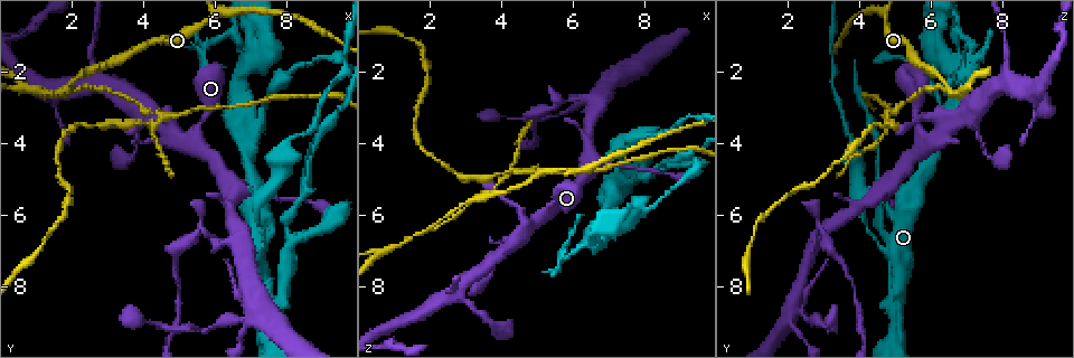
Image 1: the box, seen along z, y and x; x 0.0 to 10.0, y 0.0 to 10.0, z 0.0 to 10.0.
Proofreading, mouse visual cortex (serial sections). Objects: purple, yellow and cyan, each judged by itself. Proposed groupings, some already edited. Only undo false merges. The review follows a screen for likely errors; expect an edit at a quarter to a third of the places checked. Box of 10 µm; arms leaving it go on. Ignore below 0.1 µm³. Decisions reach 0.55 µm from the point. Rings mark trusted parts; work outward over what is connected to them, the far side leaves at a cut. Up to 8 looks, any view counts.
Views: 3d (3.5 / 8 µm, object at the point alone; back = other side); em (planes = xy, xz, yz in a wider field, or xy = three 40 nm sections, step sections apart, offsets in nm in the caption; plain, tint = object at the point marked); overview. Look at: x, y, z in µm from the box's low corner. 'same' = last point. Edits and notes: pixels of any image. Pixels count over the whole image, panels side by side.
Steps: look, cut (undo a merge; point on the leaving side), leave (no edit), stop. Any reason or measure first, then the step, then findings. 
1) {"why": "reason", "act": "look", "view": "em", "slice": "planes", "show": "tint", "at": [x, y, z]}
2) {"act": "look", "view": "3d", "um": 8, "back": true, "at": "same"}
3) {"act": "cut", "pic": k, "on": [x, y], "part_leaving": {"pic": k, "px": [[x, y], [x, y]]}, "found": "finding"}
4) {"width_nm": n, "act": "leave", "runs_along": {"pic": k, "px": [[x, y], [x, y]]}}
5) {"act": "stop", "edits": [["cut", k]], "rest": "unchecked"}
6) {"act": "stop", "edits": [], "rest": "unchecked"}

{"why": "thick turns thin", "act": "look", "view": "3d", "um": 3.5, "at": [8.20, 3.80, 3.80]}

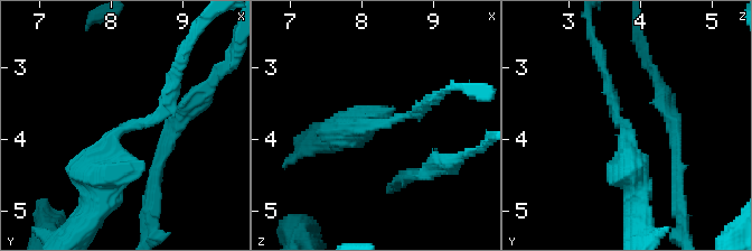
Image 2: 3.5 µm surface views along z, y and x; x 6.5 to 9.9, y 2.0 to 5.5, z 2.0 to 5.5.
{"why": "now the EM", "act": "look", "view": "em", "slice": "xy", "step": 1, "show": "tint", "at": [8.20, 3.85, 3.80]}

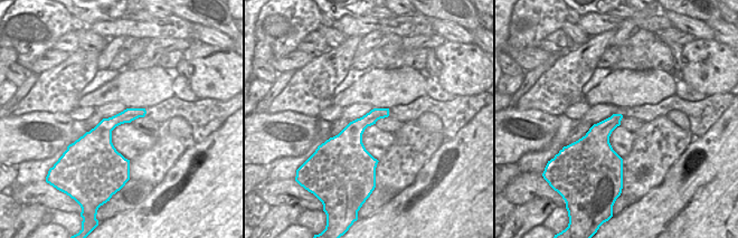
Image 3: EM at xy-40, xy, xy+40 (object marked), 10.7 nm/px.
{"act": "leave", "runs_along": {"pic": 2, "px": [[100, 195], [110, 140], [154, 119], [176, 85]]}, "found": "all the same cell"}

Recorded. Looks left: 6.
{"why": "thick turns thin", "act": "look", "view": "3d", "um": 3.5, "at": [5.70, 6.50, 2.80]}

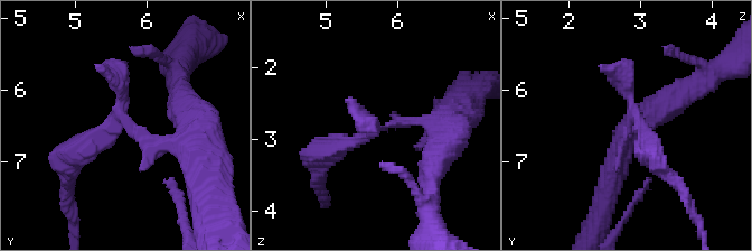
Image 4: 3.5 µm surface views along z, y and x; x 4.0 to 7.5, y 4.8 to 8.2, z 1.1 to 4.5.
{"act": "look", "view": "em", "slice": "xy", "step": 5, "show": "tint", "at": [5.75, 6.50, 2.80]}

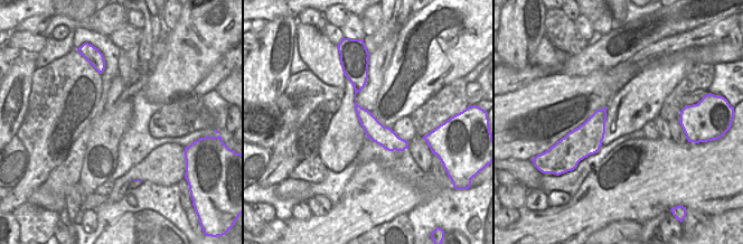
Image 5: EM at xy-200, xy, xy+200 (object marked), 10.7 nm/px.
{"act": "cut", "pic": 4, "on": [122, 123], "part_leaving": {"pic": 4, "px": [[151, 142], [114, 119], [73, 164]]}, "found": "two cells meet here"}

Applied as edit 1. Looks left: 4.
{"why": "arms run side by side", "act": "look", "view": "3d", "um": 8, "at": [6.90, 4.20, 6.15]}

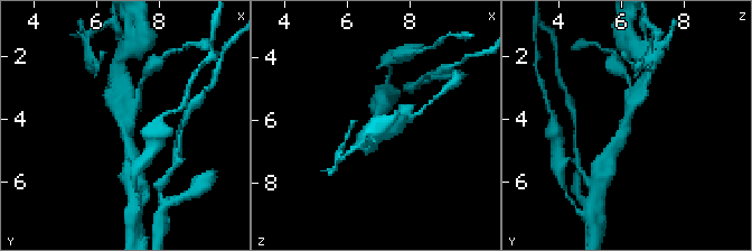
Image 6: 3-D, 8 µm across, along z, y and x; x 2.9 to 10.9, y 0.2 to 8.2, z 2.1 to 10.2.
{"arms": 3, "arm_widths_nm": [200, 300, 350], "why": "need the tissue", "act": "look", "view": "em", "slice": "xy", "step": 5, "show": "tint", "at": "same"}

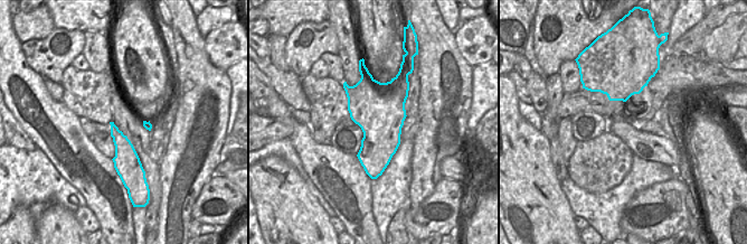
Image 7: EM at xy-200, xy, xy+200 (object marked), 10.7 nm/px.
{"act": "leave", "runs_along": {"pic": 6, "px": [[611, 152], [627, 130], [637, 95]]}, "found": "continuous, no second cell"}

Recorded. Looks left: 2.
{"why": "abrupt turn", "act": "look", "view": "3d", "um": 3.5, "back": true, "at": [6.40, 1.00, 6.70]}

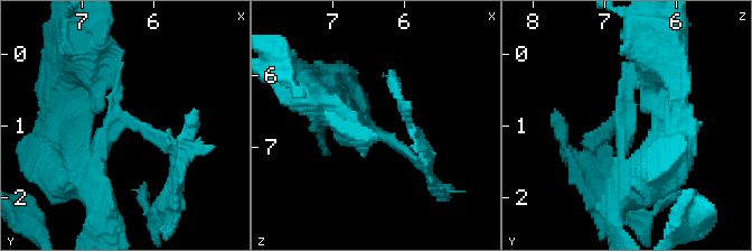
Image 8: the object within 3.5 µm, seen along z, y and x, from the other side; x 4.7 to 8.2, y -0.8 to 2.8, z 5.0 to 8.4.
{"arm_widths_nm": [100, 250], "act": "look", "view": "em", "slice": "xy", "step": 1, "show": "tint", "at": [6.45, 0.95, 6.80]}

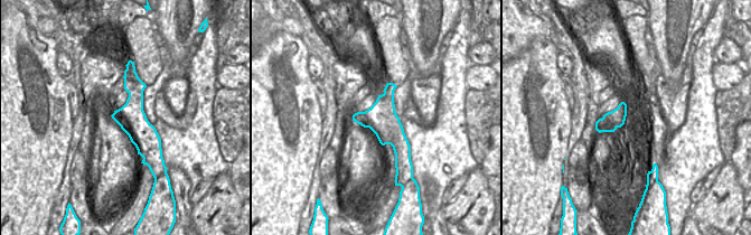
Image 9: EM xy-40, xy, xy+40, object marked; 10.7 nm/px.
{"act": "leave", "found": "one cell here"}

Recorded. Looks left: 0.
{"act": "stop", "edits": [["cut", 4]], "rest": "unchecked"}

